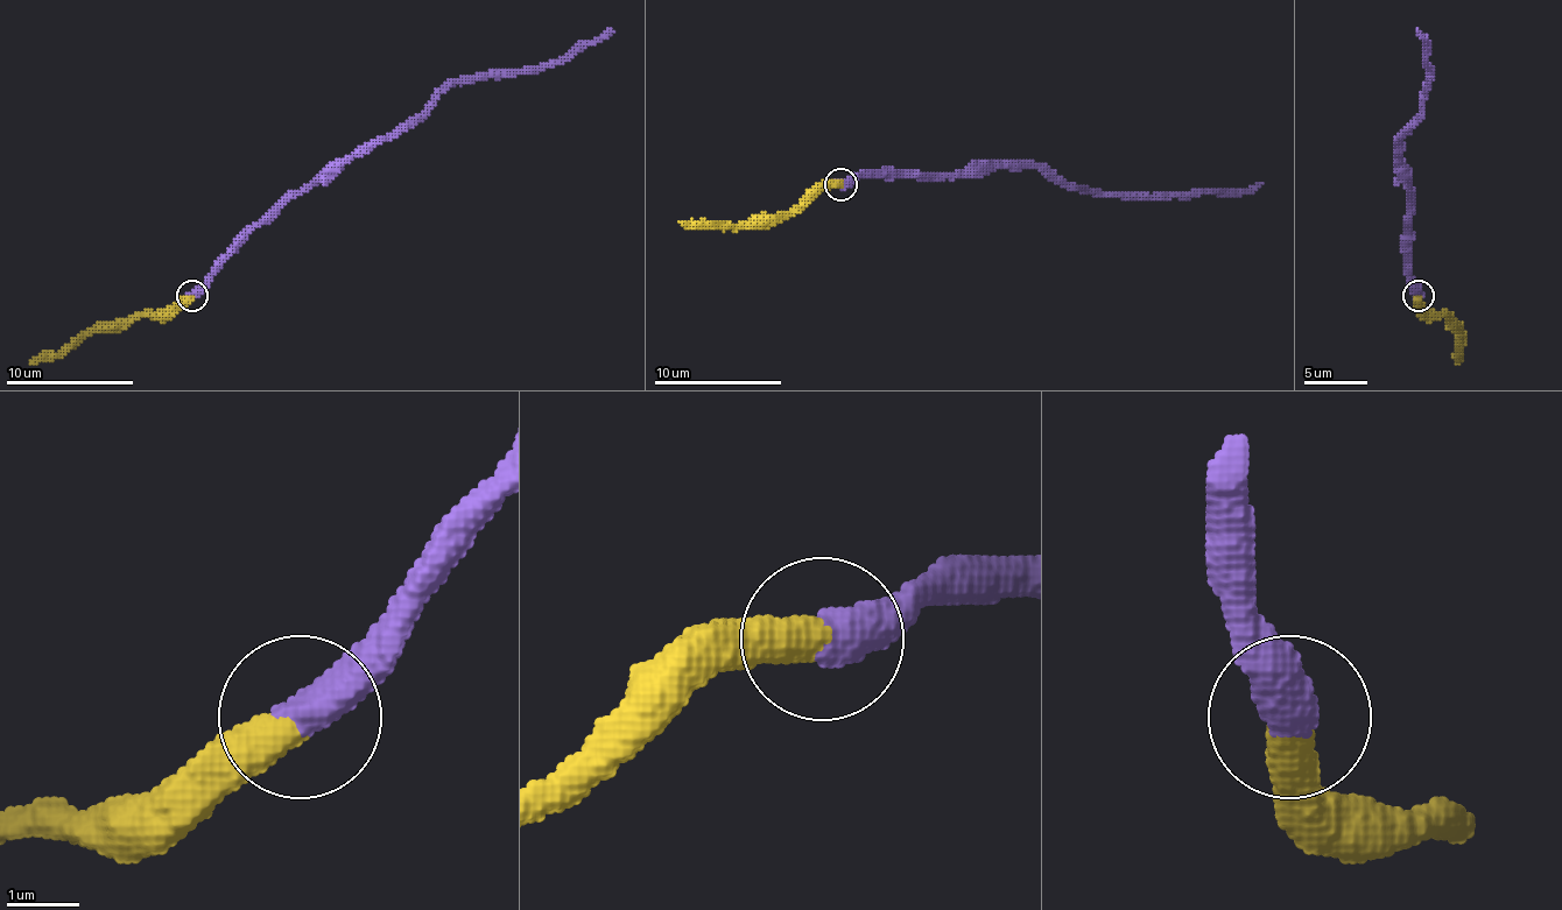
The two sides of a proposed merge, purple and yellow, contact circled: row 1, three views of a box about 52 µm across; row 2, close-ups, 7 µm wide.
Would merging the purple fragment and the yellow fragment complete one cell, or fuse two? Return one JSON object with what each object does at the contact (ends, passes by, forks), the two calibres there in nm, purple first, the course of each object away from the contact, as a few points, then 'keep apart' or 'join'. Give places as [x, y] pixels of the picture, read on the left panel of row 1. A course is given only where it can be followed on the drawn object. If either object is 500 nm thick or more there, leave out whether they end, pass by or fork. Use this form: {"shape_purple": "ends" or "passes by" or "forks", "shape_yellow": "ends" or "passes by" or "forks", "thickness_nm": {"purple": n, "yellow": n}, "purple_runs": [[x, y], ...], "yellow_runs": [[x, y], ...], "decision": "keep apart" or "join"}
{"thickness_nm": {"purple": 600, "yellow": 550}, "purple_runs": [[192, 296], [205, 277], [292, 198], [400, 134], [451, 86], [537, 73], [614, 32]], "yellow_runs": [[192, 296], [177, 300], [139, 319], [81, 332], [56, 354], [40, 354], [30, 364]], "decision": "keep apart"}

